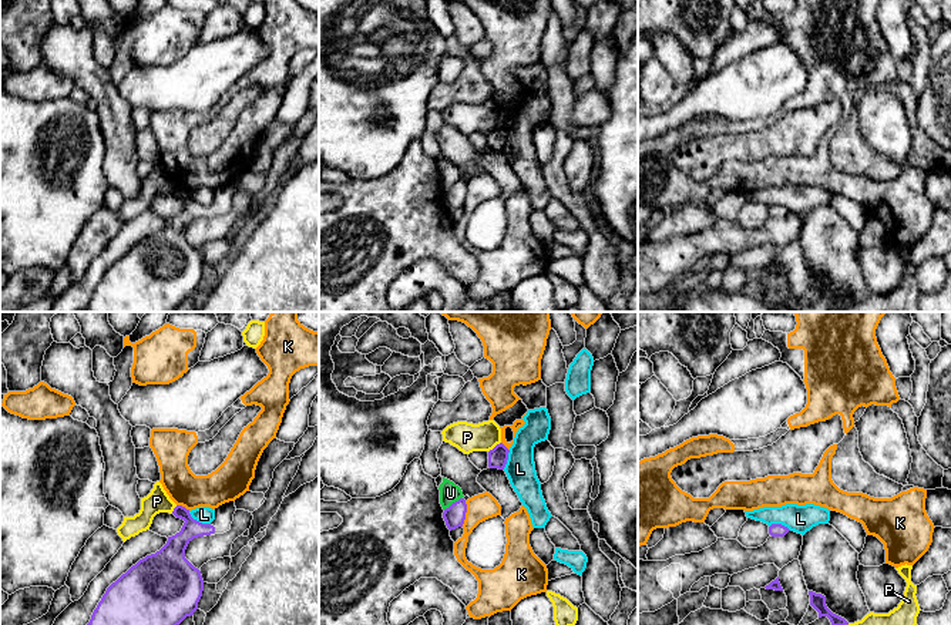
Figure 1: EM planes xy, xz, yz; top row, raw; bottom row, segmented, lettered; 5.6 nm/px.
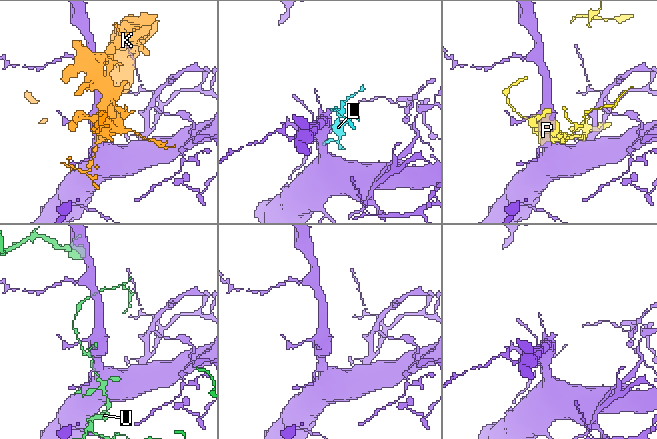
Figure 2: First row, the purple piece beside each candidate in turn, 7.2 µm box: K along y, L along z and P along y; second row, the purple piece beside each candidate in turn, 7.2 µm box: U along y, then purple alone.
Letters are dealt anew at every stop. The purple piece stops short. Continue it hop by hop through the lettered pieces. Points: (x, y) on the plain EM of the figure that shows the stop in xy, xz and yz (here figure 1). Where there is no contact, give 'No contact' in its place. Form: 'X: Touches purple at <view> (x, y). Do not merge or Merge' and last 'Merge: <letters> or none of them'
K: Touches purple at xz (464, 195). Do not merge
L: Touches purple at xy (198, 202). Do not merge
P: Touches purple at xz (496, 127). Do not merge
U: Touches purple at xz (453, 184). Do not merge
Merge: none of them

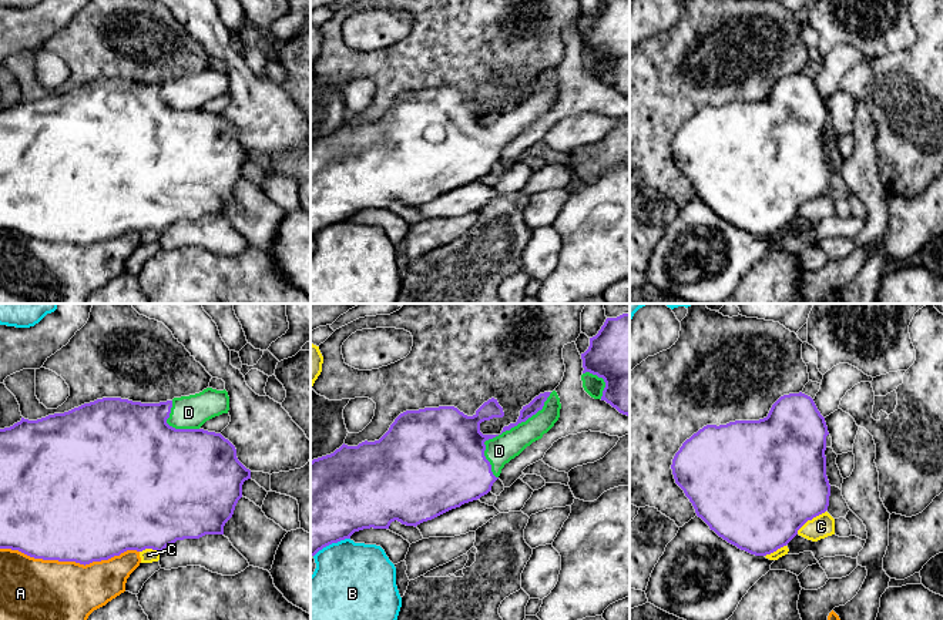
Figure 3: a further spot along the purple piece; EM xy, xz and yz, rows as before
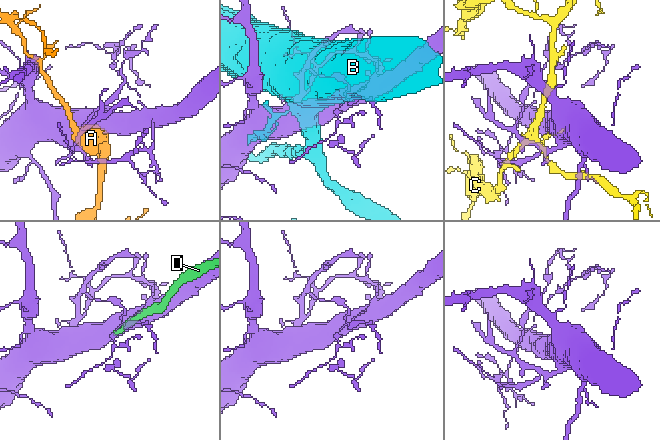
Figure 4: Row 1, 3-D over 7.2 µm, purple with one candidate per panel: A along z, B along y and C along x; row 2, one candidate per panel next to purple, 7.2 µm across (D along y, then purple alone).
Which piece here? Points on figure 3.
A: Touches purple at xy (70, 241). Do not merge
B: Touches purple at xz (331, 224). Do not merge
C: Touches purple at yz (809, 200). Do not merge
D: Touches purple at xz (503, 111). Merge
Merge: D

